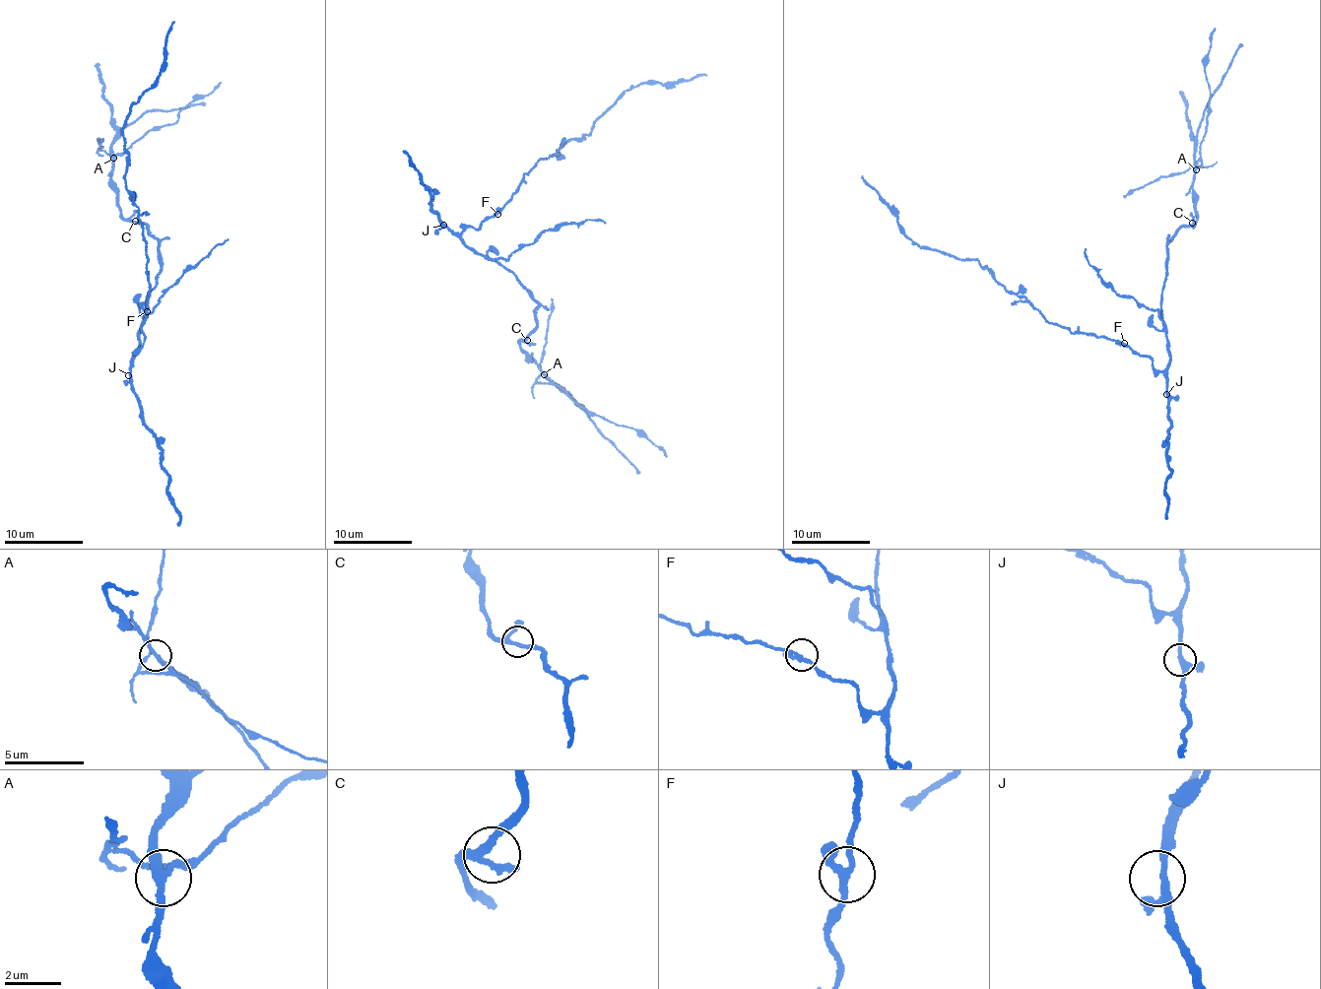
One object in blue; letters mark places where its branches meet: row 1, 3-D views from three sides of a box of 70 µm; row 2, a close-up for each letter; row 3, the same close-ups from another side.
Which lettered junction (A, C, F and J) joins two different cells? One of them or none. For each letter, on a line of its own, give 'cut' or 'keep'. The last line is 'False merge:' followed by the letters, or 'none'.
A: cut
C: keep
F: keep
J: keep
False merge: A

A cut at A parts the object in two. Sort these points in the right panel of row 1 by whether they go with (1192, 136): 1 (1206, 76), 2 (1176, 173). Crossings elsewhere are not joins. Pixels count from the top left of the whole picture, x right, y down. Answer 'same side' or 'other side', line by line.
1: other side
2: other side

